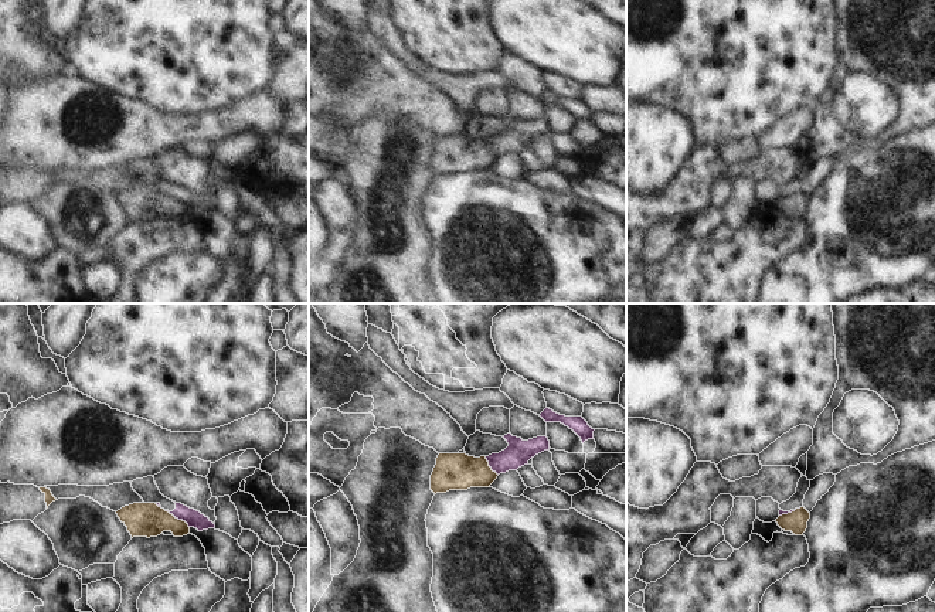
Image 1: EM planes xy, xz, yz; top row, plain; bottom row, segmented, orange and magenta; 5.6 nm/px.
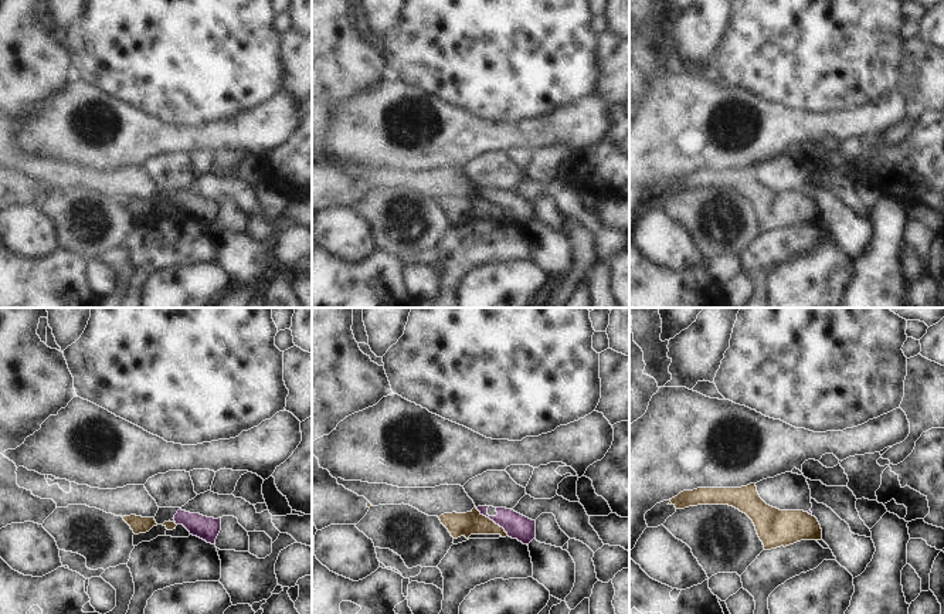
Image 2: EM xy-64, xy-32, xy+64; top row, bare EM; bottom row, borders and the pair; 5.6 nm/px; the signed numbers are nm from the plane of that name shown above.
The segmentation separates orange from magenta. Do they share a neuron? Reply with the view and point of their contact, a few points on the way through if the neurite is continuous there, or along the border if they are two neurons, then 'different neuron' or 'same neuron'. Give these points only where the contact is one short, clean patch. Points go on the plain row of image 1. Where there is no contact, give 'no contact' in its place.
contact xy (177, 201); border xy (165, 193), (182, 201), (189, 210); different neuron

